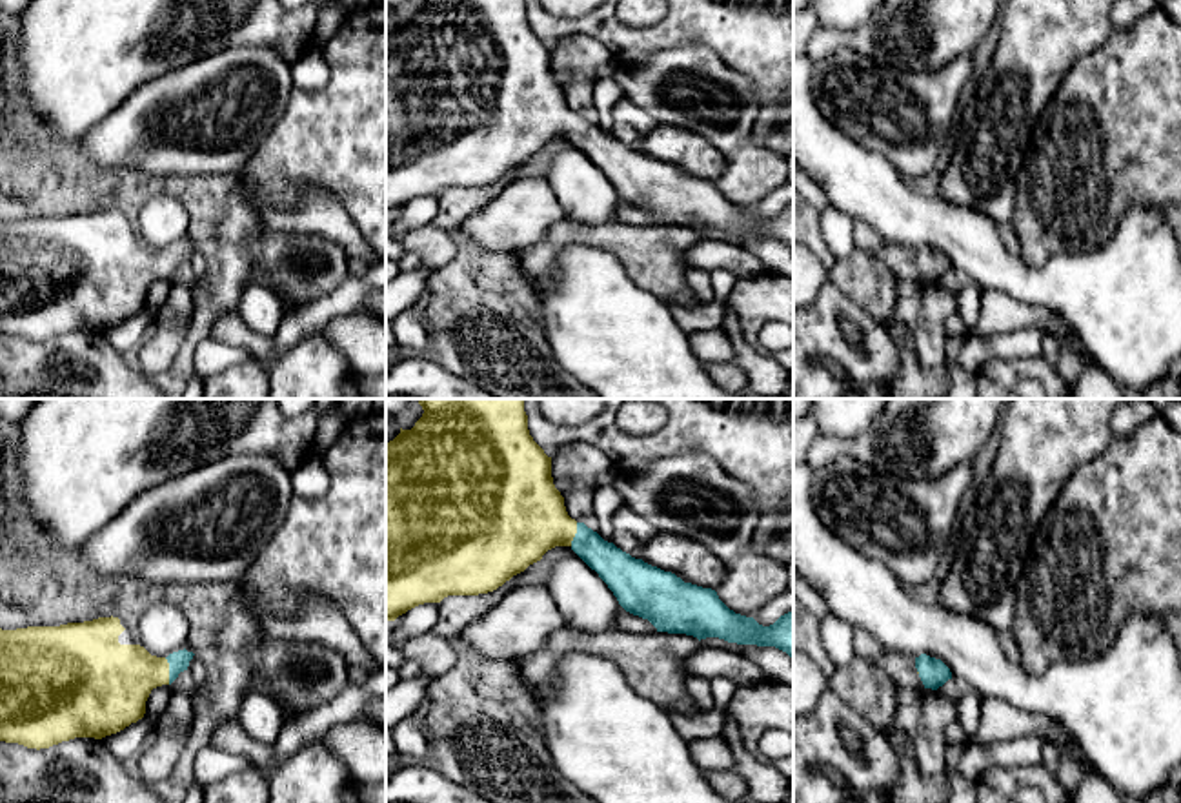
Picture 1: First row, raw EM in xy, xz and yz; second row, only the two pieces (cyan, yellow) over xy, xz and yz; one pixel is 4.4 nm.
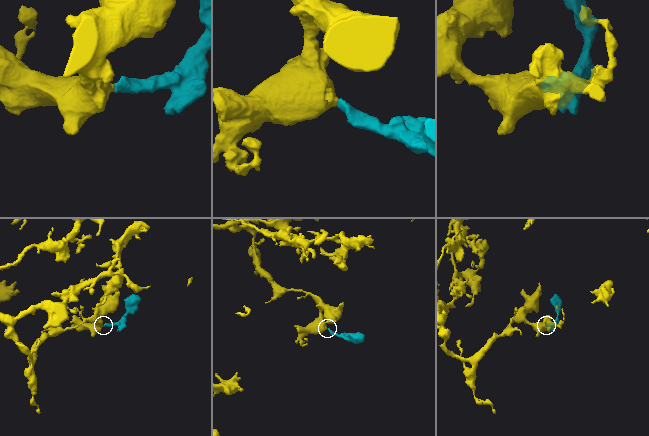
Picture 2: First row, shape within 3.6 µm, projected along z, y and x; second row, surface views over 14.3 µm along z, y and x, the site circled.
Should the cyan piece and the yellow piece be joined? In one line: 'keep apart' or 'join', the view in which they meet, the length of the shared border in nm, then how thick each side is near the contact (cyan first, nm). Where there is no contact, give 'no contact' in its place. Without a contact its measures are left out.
join | xy | 120 nm | 90/320 nm

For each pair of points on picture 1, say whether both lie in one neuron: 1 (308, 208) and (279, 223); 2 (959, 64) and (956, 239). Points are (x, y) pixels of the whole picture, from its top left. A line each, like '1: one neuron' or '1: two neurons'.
1: one neuron
2: two neurons

